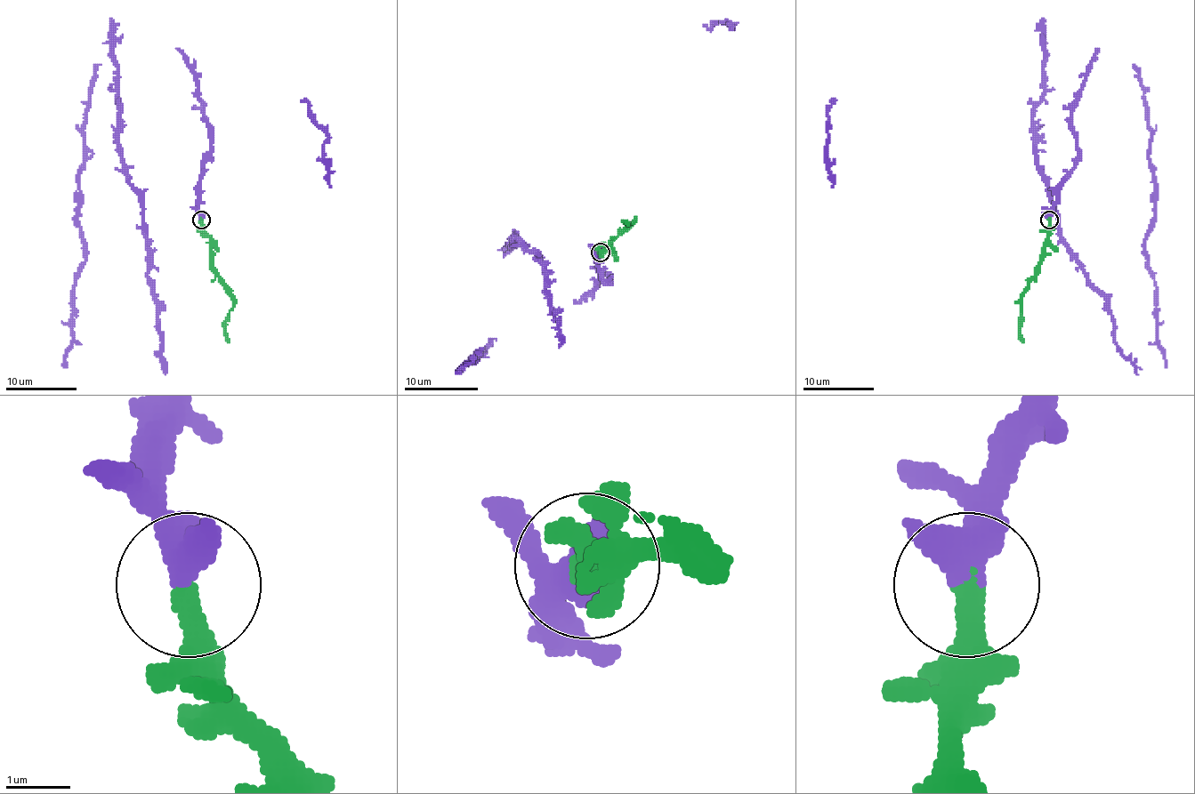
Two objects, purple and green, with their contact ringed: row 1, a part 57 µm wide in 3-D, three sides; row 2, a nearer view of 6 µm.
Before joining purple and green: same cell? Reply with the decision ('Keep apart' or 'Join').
Join

